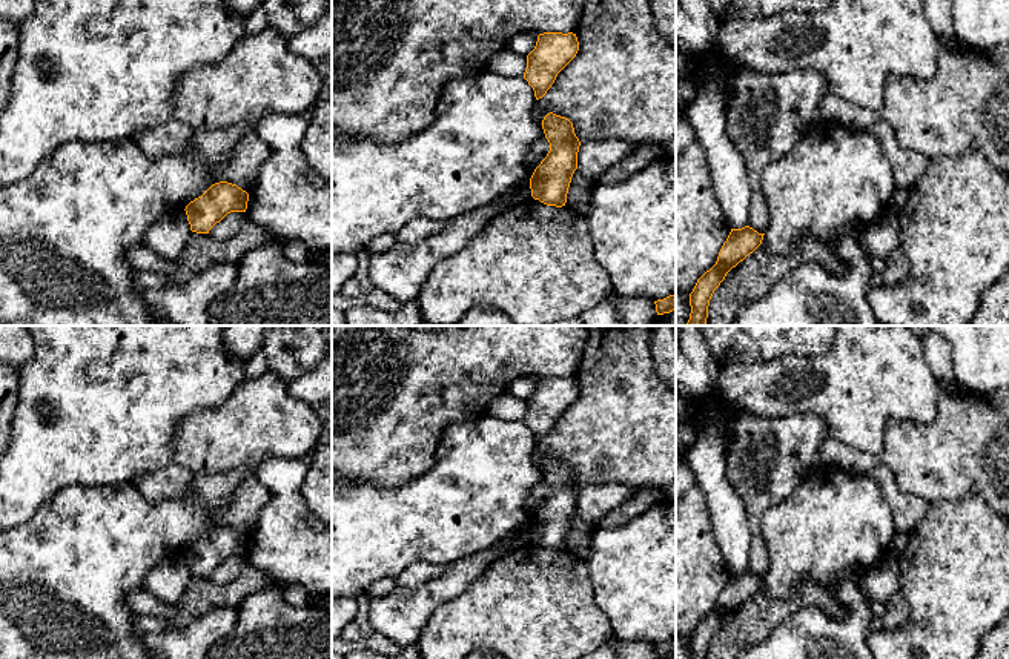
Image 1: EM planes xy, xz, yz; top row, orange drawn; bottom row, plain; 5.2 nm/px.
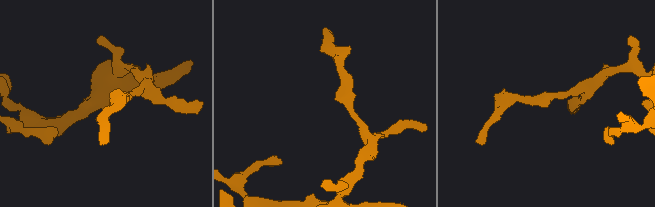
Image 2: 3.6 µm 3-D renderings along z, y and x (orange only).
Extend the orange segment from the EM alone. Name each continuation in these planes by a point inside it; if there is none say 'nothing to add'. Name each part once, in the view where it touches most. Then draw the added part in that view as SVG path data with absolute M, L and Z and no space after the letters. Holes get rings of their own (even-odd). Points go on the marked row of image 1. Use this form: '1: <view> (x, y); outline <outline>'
nothing to add

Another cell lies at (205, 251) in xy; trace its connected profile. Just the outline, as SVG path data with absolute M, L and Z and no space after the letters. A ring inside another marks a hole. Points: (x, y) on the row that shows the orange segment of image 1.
M247 218L243 229L229 241L217 241L209 233L192 232L184 252L177 258L177 269L169 273L172 286L184 284L198 270L217 263L238 264L246 252L272 243L273 238L263 226Z

